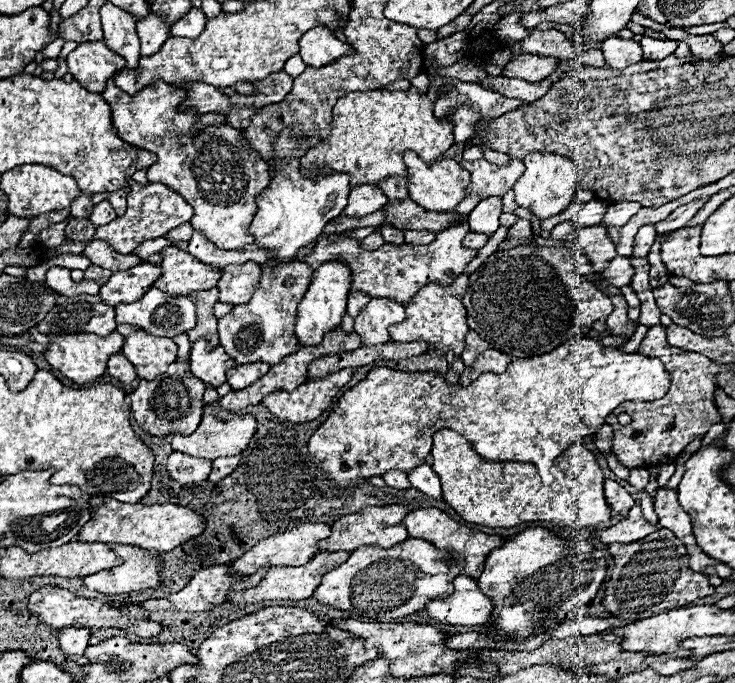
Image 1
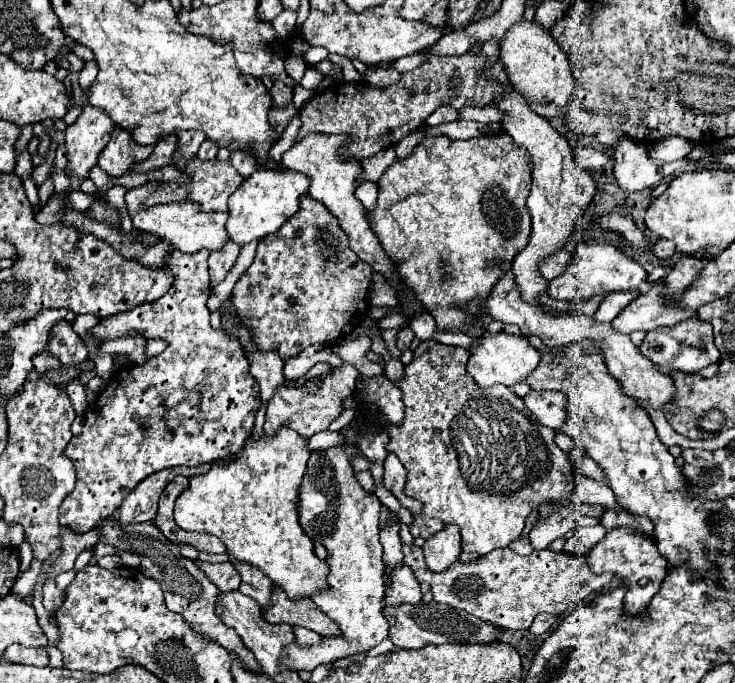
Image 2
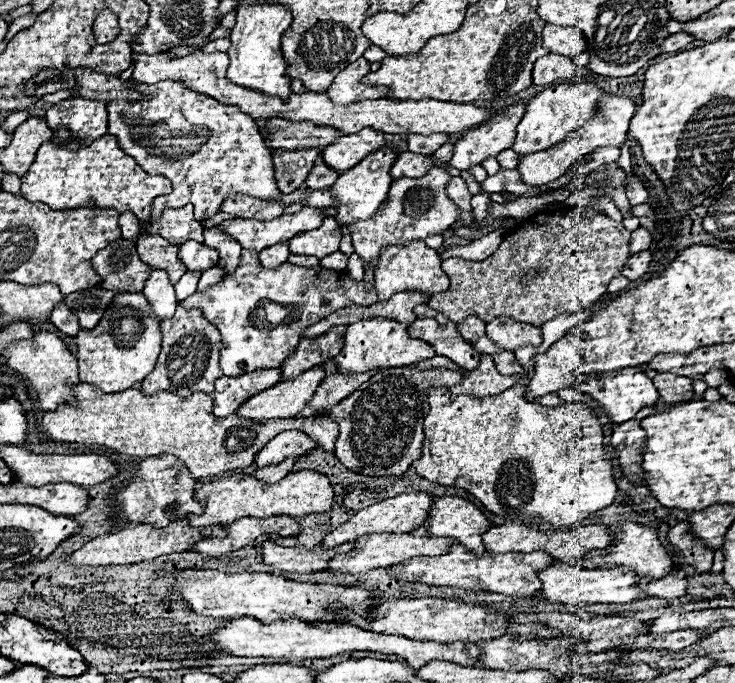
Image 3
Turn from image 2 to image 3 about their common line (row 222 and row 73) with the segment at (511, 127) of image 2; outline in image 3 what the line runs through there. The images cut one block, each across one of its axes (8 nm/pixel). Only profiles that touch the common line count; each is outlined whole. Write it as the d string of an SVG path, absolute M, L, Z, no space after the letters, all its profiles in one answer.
M548 54L542 56L534 62L532 70L532 80L534 84L558 84L564 80L574 78L576 74L576 64L568 56L558 56L558 54Z

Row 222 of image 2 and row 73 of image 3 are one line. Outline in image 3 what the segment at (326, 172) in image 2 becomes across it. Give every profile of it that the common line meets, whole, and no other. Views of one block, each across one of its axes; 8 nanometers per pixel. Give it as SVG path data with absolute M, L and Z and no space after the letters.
M364 58L356 60L354 64L350 64L350 68L342 70L334 78L326 94L336 104L348 104L350 100L378 100L378 96L388 96L390 88L386 86L362 84L362 78L368 74L370 74L370 62Z

